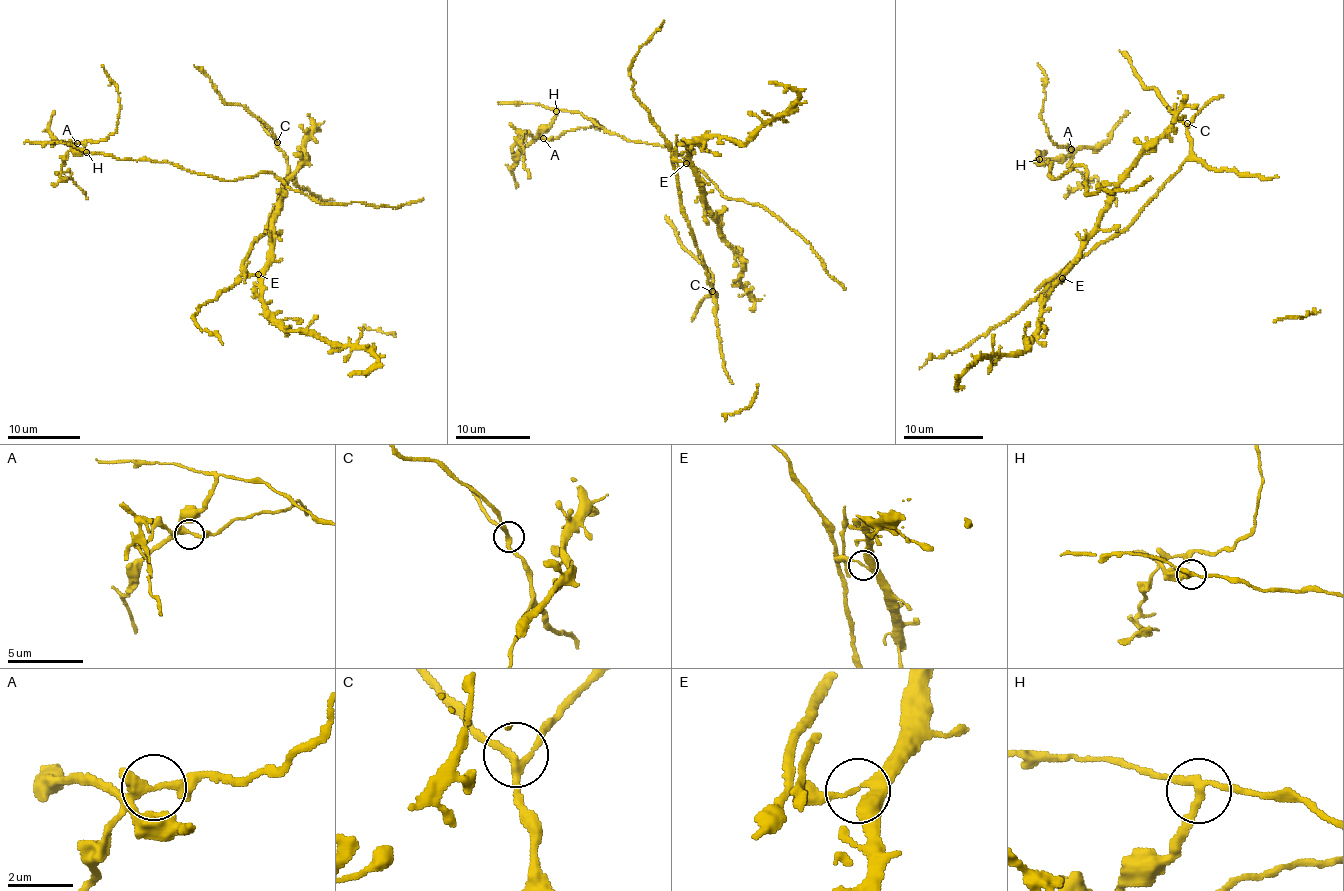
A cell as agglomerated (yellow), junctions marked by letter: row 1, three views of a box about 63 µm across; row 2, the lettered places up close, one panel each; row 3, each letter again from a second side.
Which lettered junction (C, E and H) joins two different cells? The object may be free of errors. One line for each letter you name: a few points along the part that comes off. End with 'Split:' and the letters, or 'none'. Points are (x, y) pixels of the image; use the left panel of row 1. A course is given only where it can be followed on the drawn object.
H: Course of the part to remove: (87, 152), (78, 153), (73, 147), (77, 143), (105, 141), (116, 127), (119, 116), (118, 93), (101, 65)
Split: H

